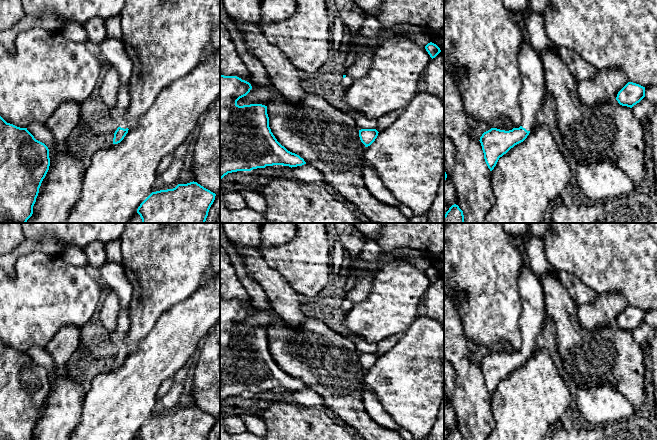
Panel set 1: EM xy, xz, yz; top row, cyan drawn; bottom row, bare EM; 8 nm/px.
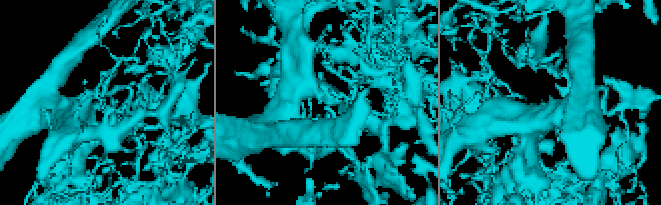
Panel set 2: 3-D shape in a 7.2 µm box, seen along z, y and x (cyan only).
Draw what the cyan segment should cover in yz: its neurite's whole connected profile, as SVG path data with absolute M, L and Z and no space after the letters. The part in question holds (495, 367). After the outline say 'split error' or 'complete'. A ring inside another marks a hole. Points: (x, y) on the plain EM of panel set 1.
M524 266L519 274L518 288L523 306L520 318L520 329L523 335L522 347L519 352L509 355L491 352L482 358L479 365L490 395L494 393L500 381L527 362L543 328L545 303L540 279Z; split error

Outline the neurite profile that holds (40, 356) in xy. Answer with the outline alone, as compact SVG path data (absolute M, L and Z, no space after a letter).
M32 347L27 351L27 354L36 364L44 367L48 372L56 369L53 358L47 353L45 348Z

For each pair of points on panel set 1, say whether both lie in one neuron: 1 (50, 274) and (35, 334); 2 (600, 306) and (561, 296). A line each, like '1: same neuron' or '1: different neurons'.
1: same neuron
2: different neurons

